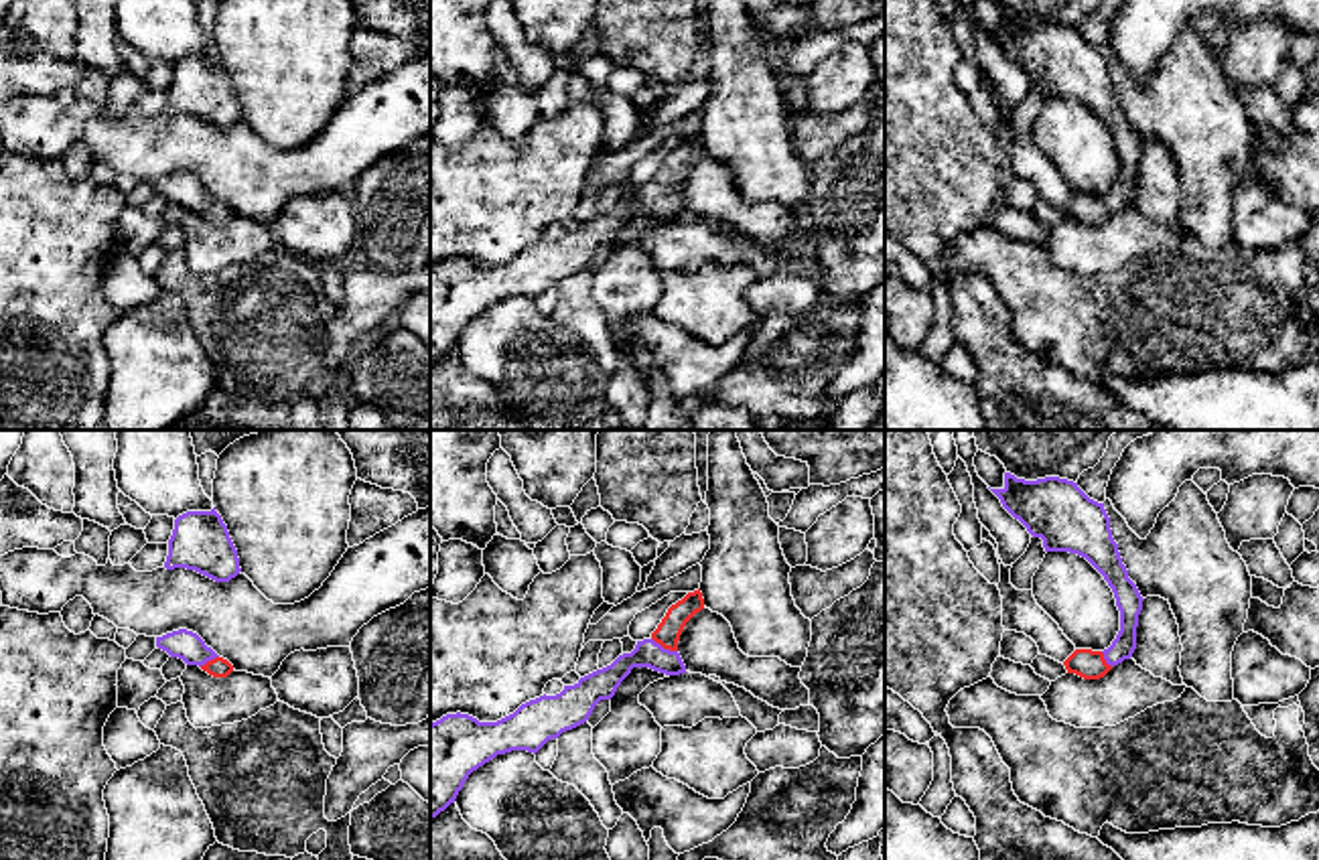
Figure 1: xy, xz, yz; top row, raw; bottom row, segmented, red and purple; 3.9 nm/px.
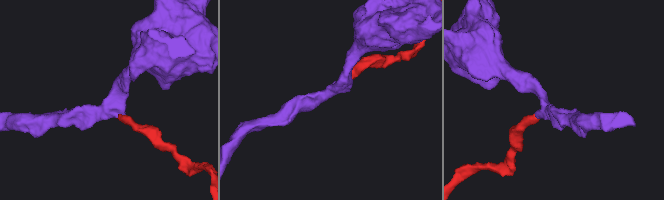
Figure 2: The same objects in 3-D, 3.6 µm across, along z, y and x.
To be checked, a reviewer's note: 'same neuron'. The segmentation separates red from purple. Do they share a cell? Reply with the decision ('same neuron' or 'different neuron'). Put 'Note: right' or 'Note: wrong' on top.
Note: right
same neuron

